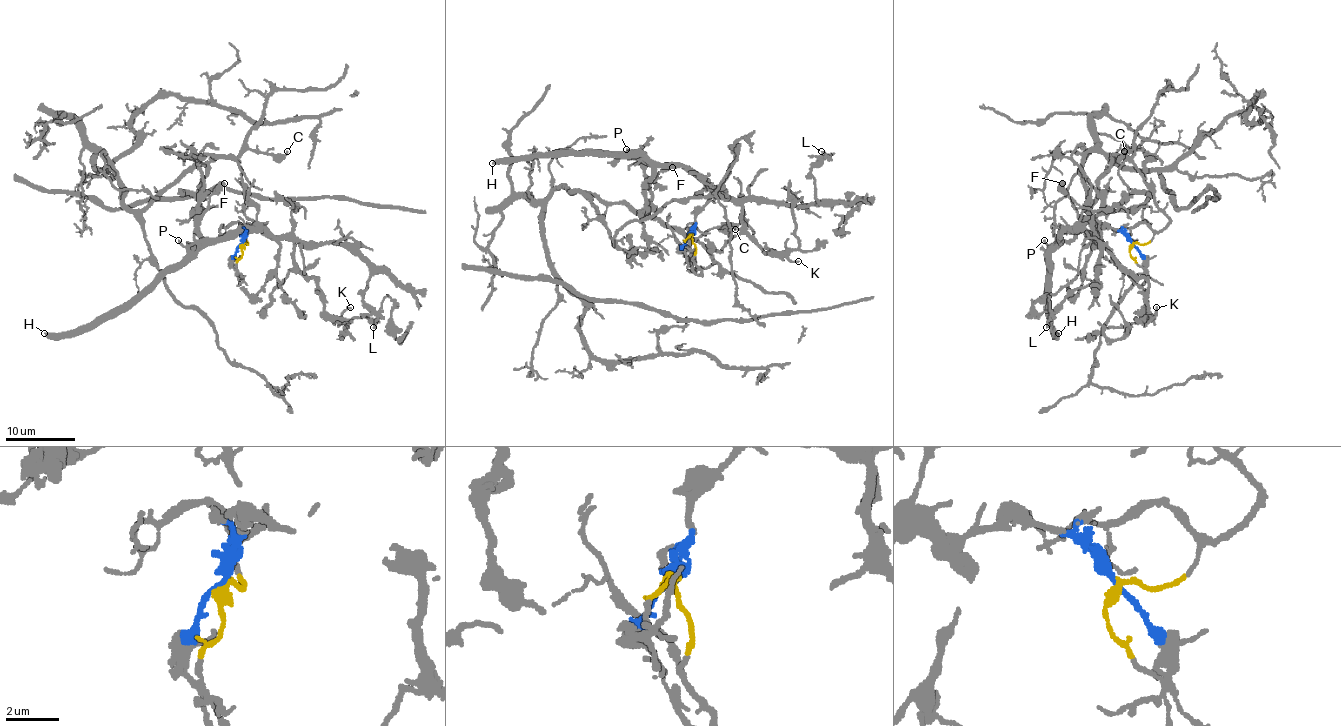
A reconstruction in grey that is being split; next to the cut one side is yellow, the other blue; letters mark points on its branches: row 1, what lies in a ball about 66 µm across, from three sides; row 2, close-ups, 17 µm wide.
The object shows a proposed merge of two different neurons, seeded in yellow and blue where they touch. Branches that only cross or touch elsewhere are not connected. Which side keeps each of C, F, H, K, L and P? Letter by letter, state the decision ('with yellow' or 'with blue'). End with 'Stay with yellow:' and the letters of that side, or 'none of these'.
C: with yellow
F: with blue
H: with blue
K: with blue
L: with blue
P: with blue
Stay with yellow: C

